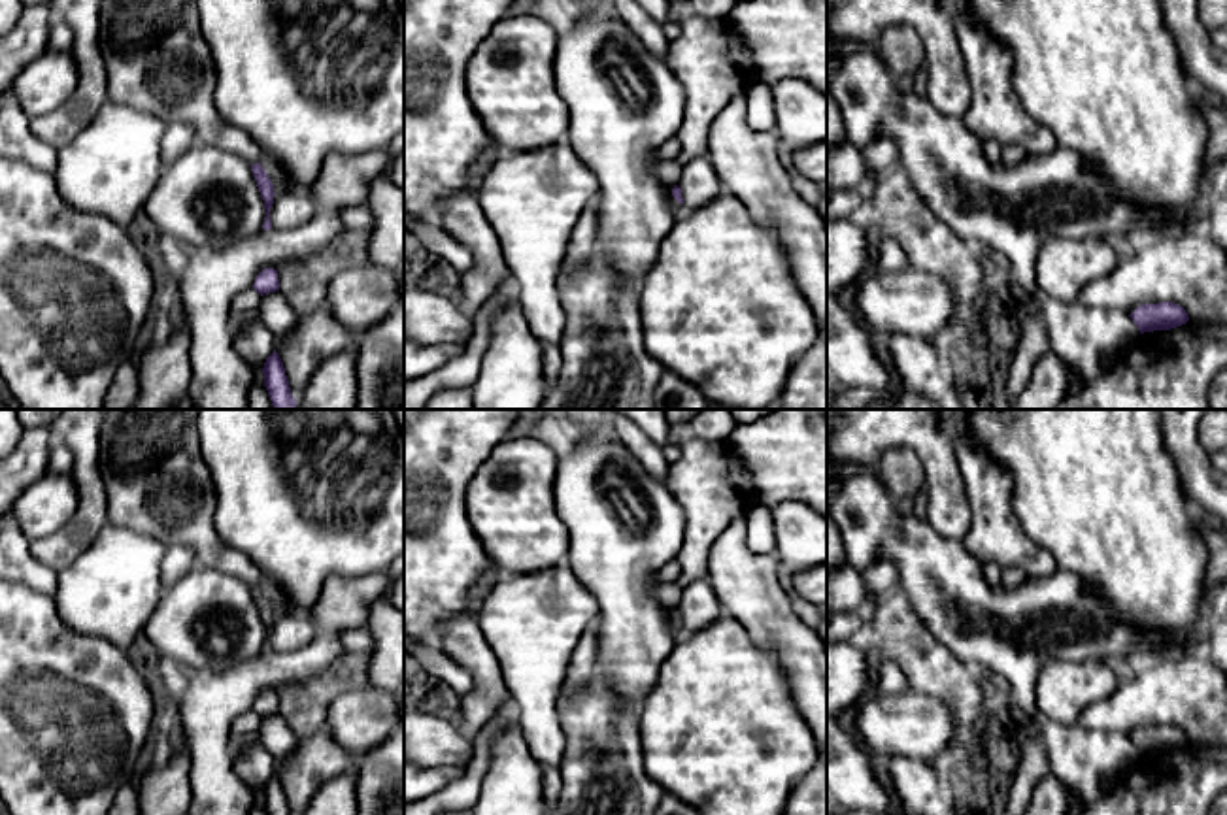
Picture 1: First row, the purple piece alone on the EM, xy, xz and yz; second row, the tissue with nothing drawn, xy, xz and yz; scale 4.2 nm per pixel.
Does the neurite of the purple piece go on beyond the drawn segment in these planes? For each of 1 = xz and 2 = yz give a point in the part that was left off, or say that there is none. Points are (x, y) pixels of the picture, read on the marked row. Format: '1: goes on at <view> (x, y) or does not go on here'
1: goes on at xz (678, 208)
2: does not go on here

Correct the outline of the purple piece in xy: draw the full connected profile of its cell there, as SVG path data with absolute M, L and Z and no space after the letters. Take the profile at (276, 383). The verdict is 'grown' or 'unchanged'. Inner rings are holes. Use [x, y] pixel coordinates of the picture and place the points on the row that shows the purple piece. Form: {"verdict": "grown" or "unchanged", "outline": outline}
{"verdict": "unchanged", "outline": "M276 349L266 358L262 374L274 409L296 409L296 398L291 394L285 368Z"}

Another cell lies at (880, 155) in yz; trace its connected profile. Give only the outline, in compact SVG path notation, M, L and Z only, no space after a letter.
M880 138L861 147L865 170L885 174L899 162L899 147L893 138Z

